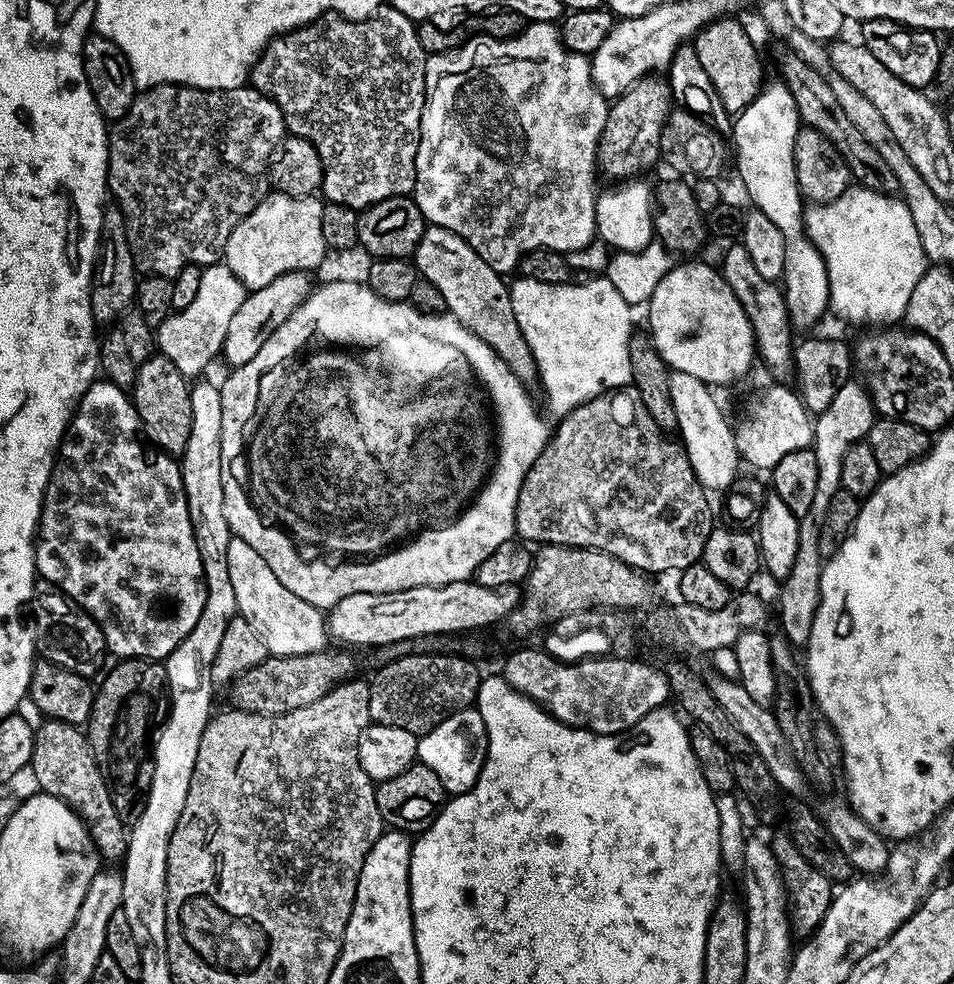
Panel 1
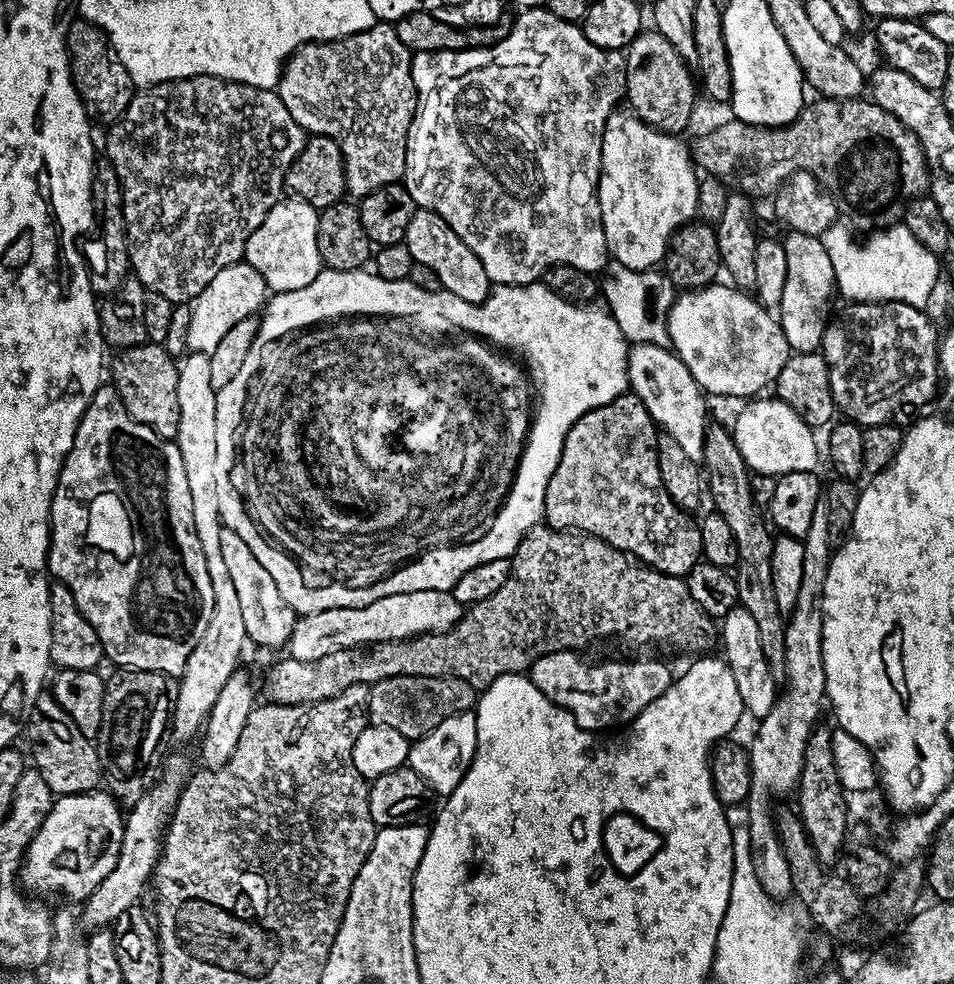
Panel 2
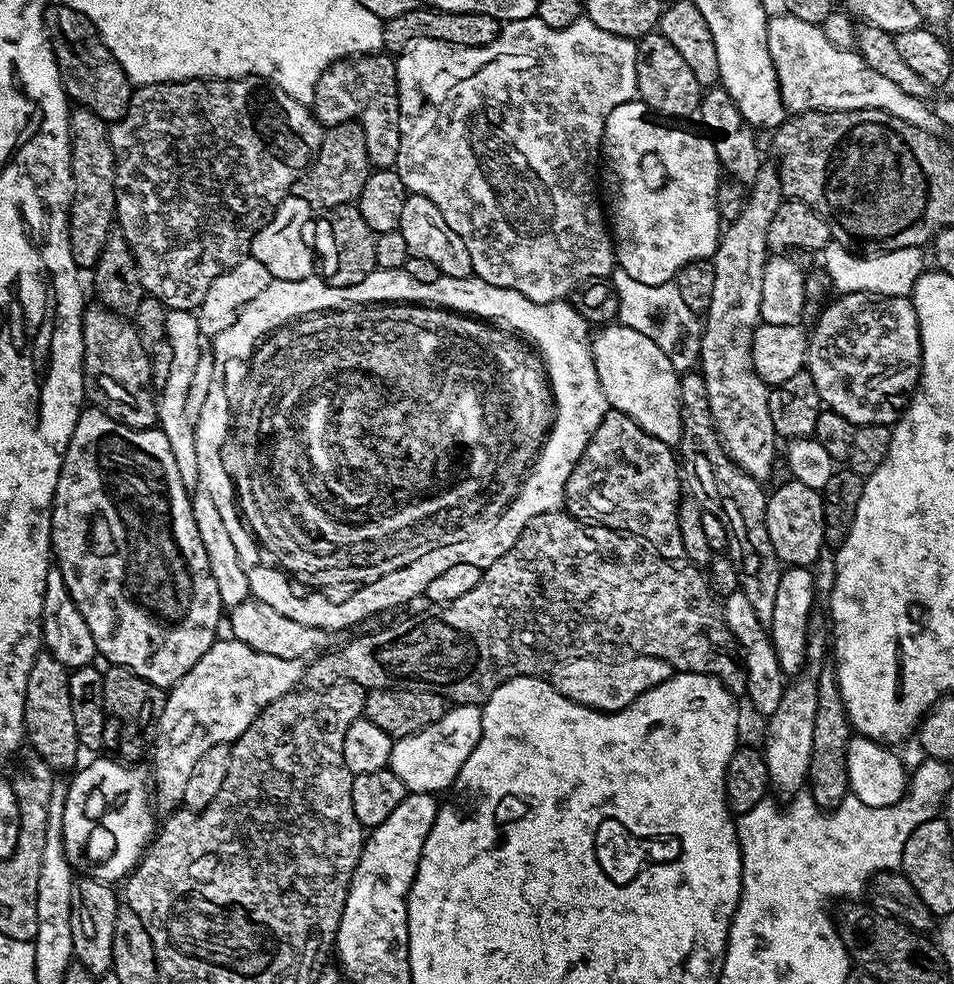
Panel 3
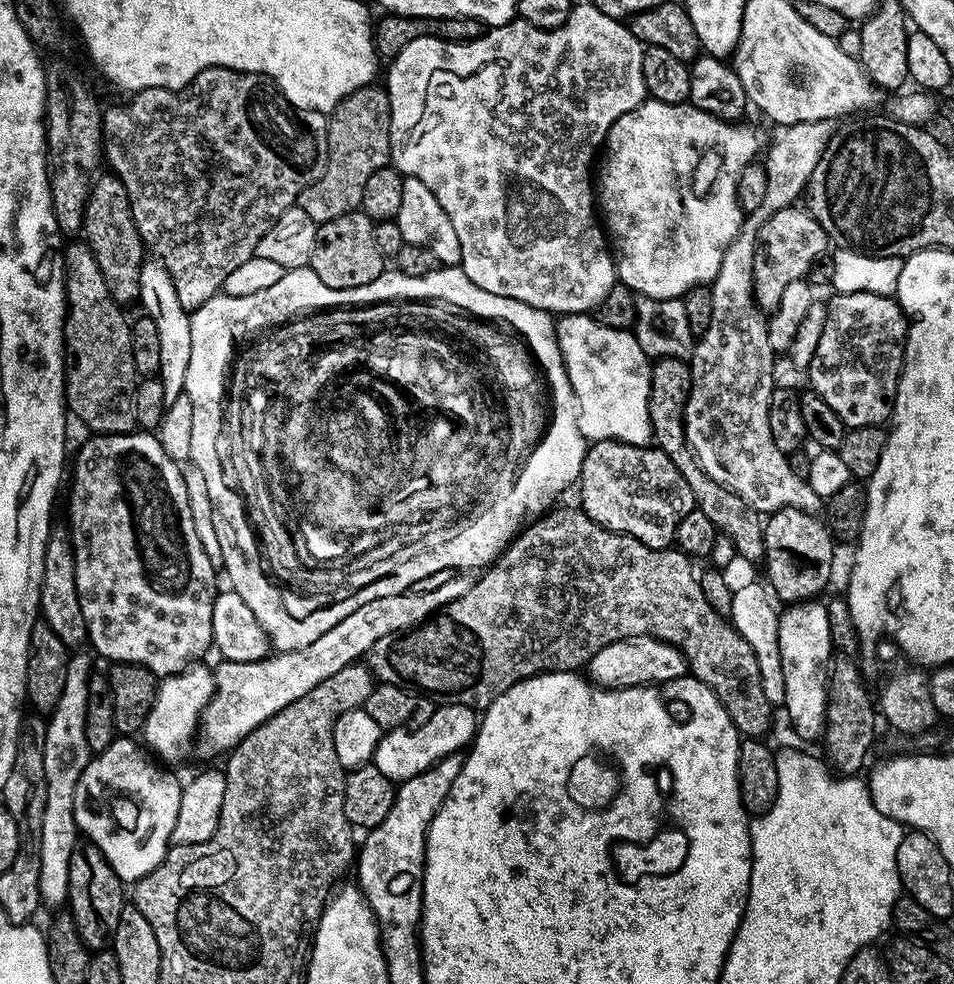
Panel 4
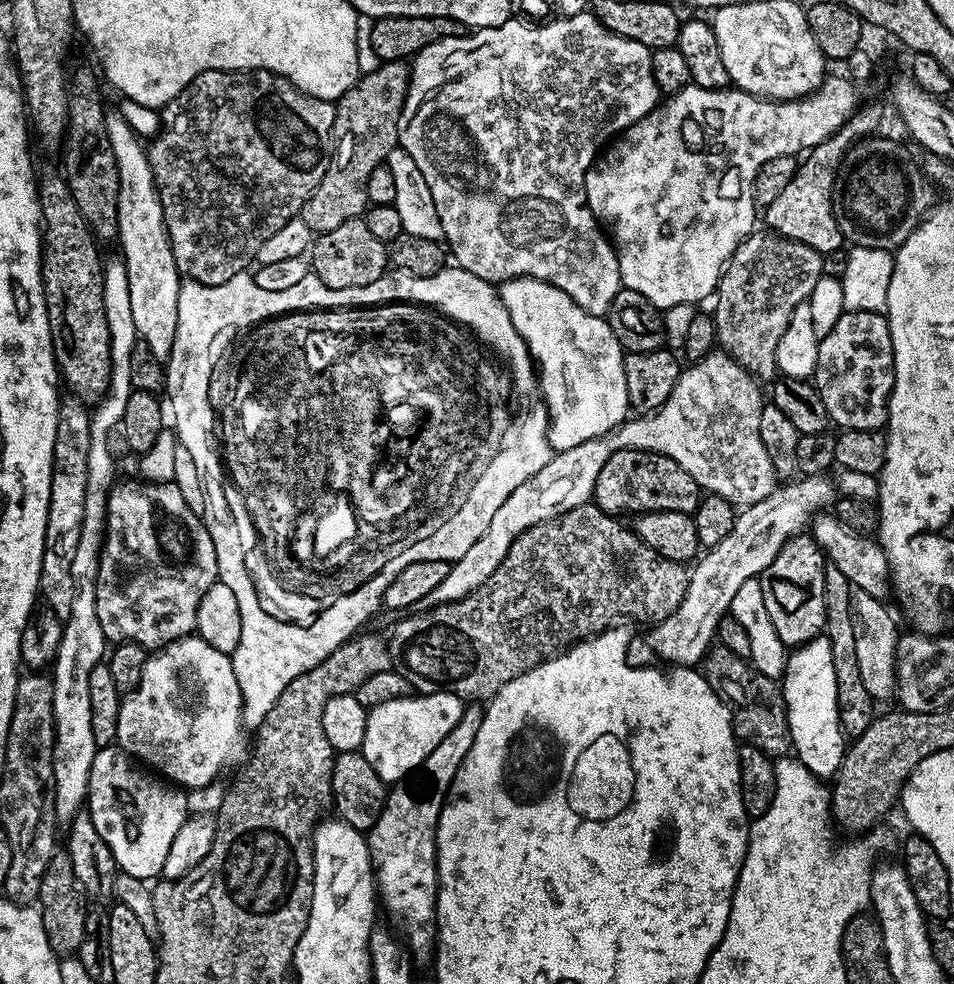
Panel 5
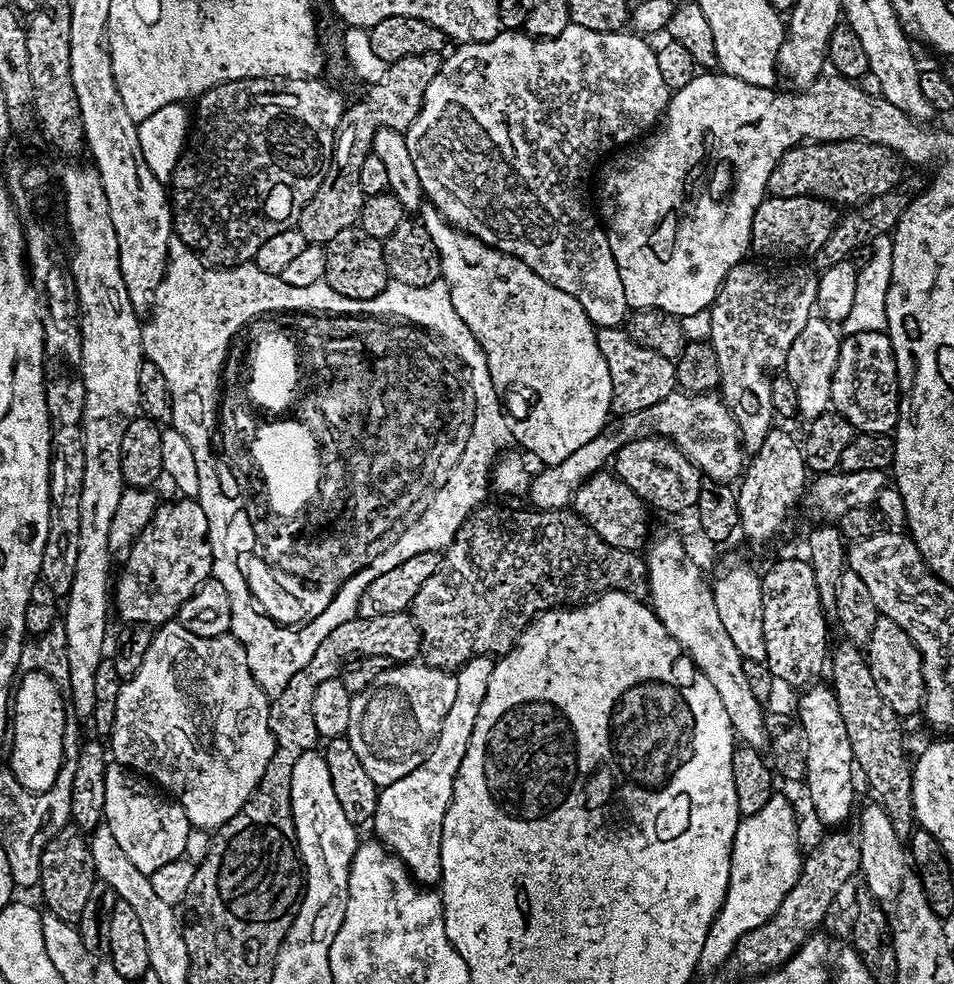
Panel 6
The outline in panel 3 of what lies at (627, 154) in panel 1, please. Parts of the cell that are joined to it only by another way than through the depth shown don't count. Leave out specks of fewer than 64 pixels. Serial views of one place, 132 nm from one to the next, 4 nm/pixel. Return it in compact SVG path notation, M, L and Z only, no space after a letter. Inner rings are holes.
M653 30L640 37L636 46L636 96L644 101L647 108L657 117L680 122L683 116L695 117L699 113L701 95L702 86L698 78L694 78L690 65L678 50L674 50L674 46L670 46L665 36Z

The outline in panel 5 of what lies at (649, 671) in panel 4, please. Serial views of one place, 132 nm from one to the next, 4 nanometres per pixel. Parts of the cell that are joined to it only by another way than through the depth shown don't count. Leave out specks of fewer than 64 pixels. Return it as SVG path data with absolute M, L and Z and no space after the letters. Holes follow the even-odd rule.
M817 475L785 483L788 484L785 488L784 485L777 487L762 502L747 505L735 517L730 534L726 534L722 542L707 549L703 553L705 556L701 555L695 561L696 569L691 569L688 589L678 610L674 610L674 614L670 614L662 623L651 625L645 631L648 632L645 636L633 635L628 643L629 661L637 666L652 666L660 662L656 660L665 660L668 663L665 665L681 668L699 665L713 647L719 620L729 613L734 594L738 594L742 582L757 579L770 566L770 562L774 562L785 542L811 525L815 512L827 509L824 507L833 503L833 481L824 479L828 478Z

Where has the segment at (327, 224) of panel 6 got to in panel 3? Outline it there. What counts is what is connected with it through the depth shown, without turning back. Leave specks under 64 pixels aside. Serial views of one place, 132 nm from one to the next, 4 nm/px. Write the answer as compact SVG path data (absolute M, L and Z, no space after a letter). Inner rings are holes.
M334 124L324 128L324 137L316 157L296 182L295 195L301 196L313 210L323 210L359 201L362 186L370 171L366 138L359 124Z

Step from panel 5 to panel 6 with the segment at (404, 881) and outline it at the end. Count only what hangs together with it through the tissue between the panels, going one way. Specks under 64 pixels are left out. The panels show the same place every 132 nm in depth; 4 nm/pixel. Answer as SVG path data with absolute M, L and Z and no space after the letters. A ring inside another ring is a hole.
M475 656L467 660L455 673L458 690L454 694L454 702L446 718L442 718L442 730L438 730L438 738L426 758L406 778L398 778L398 782L386 784L380 788L380 797L376 807L376 815L372 817L371 827L376 827L375 839L388 851L398 857L408 867L408 875L421 886L436 886L440 882L440 851L442 850L442 822L446 818L446 810L452 801L454 782L458 774L458 766L462 766L462 758L466 758L466 750L470 746L470 737L474 735L474 722L478 722L478 710L482 710L482 698L486 698L486 690L490 686L490 674L494 667L491 656Z

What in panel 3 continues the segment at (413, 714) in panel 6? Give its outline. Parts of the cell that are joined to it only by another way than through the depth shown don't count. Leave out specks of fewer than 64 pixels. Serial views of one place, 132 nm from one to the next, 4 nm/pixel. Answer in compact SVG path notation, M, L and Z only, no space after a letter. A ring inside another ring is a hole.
M458 704L449 707L447 714L438 718L426 730L418 734L399 737L393 743L392 753L388 759L388 767L408 788L409 793L431 792L451 789L456 775L462 770L466 758L474 750L482 730L482 708L478 704Z

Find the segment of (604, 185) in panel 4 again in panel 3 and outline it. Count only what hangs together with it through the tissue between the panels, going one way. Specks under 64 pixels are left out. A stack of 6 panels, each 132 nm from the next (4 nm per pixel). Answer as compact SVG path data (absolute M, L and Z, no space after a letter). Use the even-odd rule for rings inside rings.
M639 98L622 102L622 106L614 106L604 127L602 172L608 175L606 216L614 237L614 260L619 268L630 274L630 278L638 278L638 282L646 282L646 286L675 281L676 271L682 266L711 258L722 235L722 221L716 209L716 191L722 179L720 159L716 157L707 135L699 136L688 128L680 127L684 126L673 126L650 114L650 109ZM647 156L653 156L657 166L664 171L664 185L661 188L648 188L644 181L644 159Z

